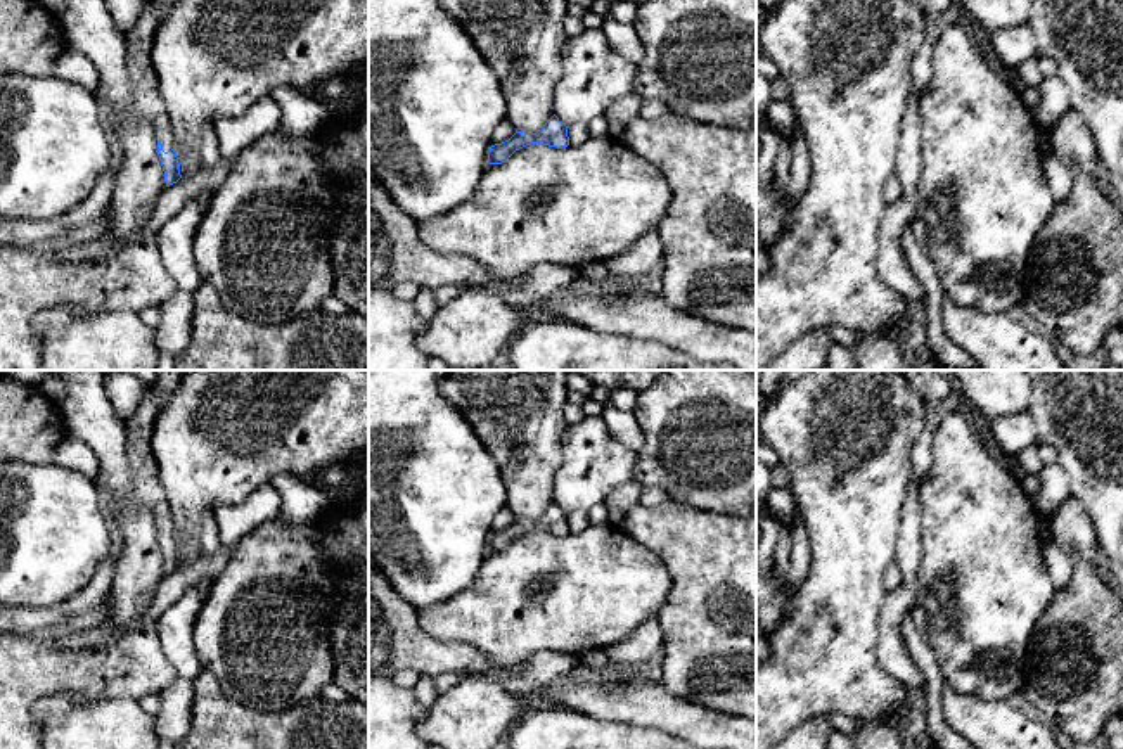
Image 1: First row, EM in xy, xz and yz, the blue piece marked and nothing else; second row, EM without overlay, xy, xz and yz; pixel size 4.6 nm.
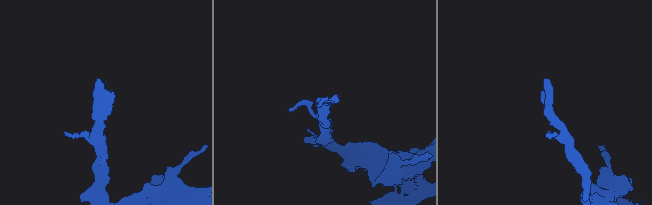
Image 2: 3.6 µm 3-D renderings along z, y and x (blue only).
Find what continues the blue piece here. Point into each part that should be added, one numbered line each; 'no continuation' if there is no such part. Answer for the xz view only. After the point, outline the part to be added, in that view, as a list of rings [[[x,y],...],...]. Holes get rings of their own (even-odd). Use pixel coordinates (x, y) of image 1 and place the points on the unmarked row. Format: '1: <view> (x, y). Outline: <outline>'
no continuation

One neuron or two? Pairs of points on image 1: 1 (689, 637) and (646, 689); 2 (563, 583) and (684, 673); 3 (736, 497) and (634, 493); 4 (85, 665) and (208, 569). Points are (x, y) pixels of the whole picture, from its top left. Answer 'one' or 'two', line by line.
1: two
2: two
3: two
4: two

